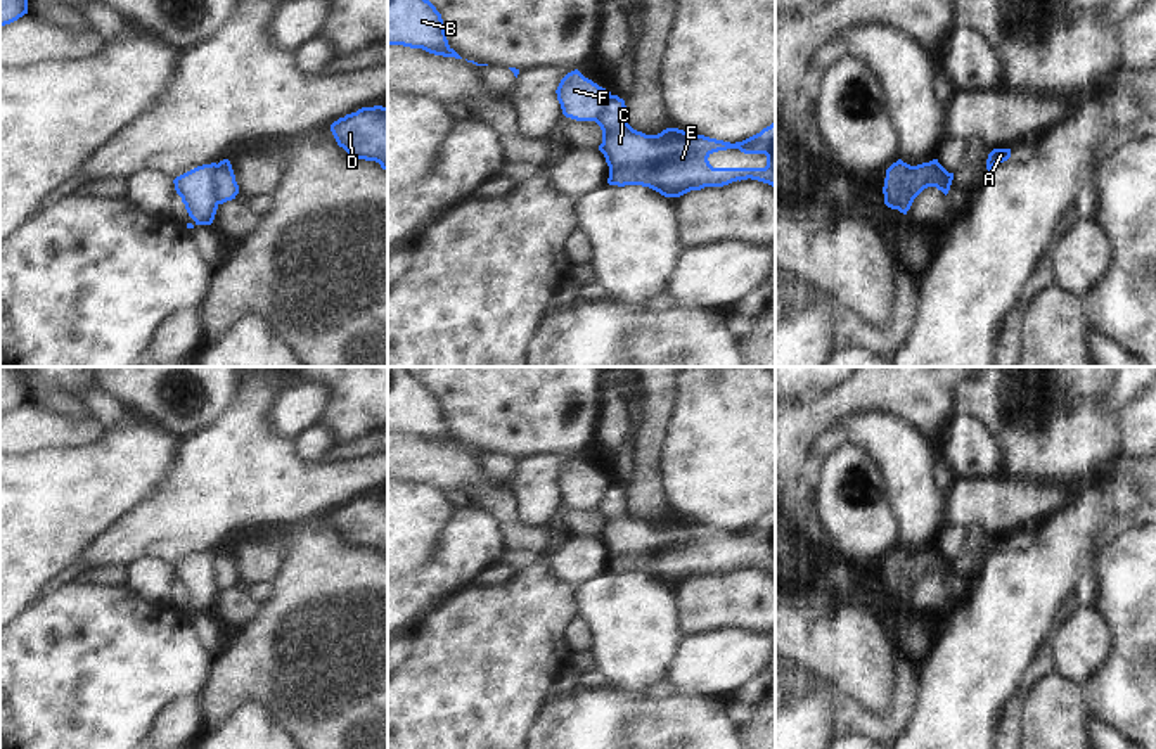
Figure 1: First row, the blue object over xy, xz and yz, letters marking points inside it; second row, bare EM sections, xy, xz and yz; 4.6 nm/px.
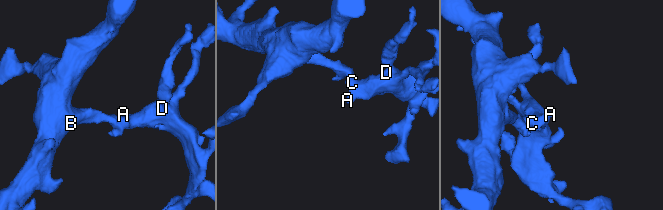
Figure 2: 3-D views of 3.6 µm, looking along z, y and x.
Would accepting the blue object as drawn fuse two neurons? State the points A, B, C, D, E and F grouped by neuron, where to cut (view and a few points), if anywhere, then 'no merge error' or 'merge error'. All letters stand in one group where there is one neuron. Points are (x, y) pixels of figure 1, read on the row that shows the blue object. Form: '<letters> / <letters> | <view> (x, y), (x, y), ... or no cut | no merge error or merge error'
A C D E / B F | yz (907, 165), (902, 175), (902, 192), (912, 199) | merge error

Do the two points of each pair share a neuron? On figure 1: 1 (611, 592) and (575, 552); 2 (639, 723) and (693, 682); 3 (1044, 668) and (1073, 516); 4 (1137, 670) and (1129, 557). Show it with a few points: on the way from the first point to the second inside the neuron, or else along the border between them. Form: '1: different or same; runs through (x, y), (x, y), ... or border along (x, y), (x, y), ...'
1: different; border along (606, 568), (577, 585)
2: different; border along (684, 694), (720, 694), (724, 697)
3: different; border along (1073, 594), (1063, 602), (1047, 639), (1032, 659)
4: same; runs through (1137, 642), (1137, 585)

